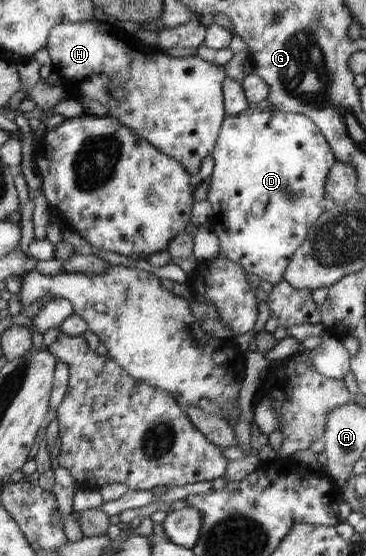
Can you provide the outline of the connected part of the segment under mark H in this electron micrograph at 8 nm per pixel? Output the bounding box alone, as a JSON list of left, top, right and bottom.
[46,21,227,175]

